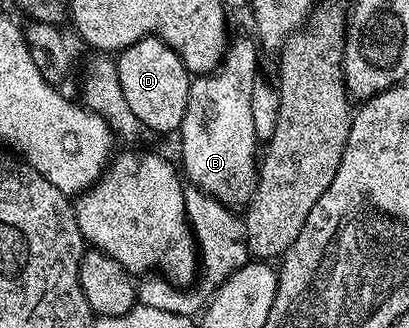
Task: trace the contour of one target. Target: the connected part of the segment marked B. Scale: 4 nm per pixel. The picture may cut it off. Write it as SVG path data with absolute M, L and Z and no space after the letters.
M242 38L246 39L238 39L235 43L233 40L227 46L222 62L209 75L191 78L188 109L184 109L180 128L180 167L185 178L190 178L193 186L225 205L249 203L258 180L256 156L260 151L260 139L258 143L258 127L254 124L254 74L258 71L260 51L253 38Z

